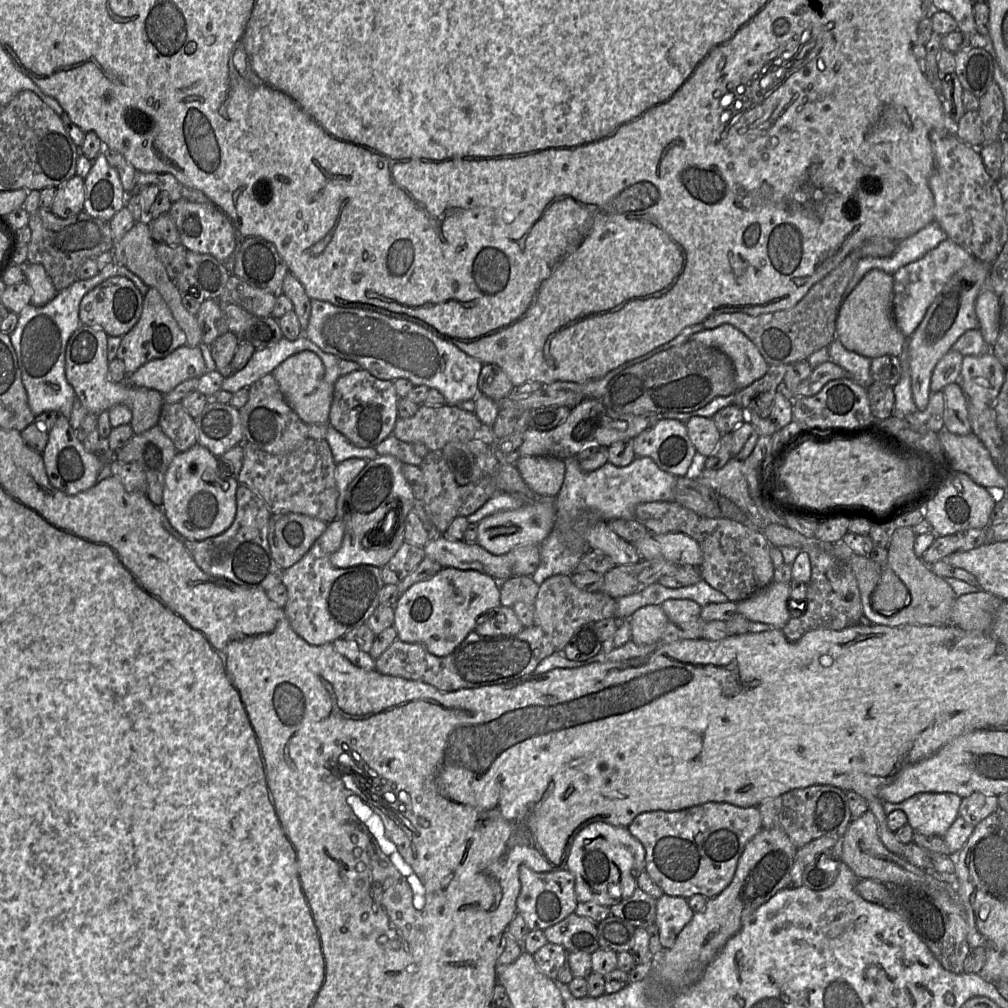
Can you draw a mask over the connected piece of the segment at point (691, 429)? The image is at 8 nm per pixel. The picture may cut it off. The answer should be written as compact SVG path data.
M694 416L686 421L685 425L688 436L697 451L698 460L712 455L722 435L712 418Z

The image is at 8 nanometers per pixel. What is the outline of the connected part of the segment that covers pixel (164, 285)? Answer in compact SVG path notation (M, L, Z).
M146 218L135 222L134 226L125 235L114 243L112 248L113 260L138 276L146 286L155 288L166 302L179 327L185 333L186 345L191 347L199 346L202 343L202 335L197 318L184 308L182 295L159 260L154 242L150 232L150 220Z

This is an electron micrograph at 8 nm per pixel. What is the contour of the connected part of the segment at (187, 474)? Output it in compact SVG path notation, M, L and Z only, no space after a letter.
M199 443L190 449L178 452L164 476L162 510L171 526L190 541L205 540L227 530L236 515L236 492L239 487L237 477L225 477L219 467L219 459Z

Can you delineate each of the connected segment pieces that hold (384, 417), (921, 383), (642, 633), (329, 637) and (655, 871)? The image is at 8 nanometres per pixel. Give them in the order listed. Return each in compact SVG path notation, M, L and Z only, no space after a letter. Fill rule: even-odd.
M359 369L340 377L334 383L329 425L361 448L375 448L392 435L399 419L399 396L392 381L380 380L368 371Z
M976 258L957 271L929 306L921 323L908 338L912 397L919 411L923 411L928 405L932 372L937 363L963 333L970 329L979 329L975 303L989 273L990 265Z
M648 605L629 618L631 640L638 645L659 644L668 619L660 605Z
M332 521L302 559L284 570L282 584L288 592L284 606L286 616L293 630L311 645L332 644L343 638L348 632L366 624L380 605L380 594L385 585L380 567L336 568L331 564L330 557L340 548L343 537L343 522Z
M708 802L679 811L651 811L639 814L627 827L645 849L645 869L653 882L668 896L689 899L700 894L707 899L721 893L732 881L746 844L762 829L757 806L738 807L729 803Z

